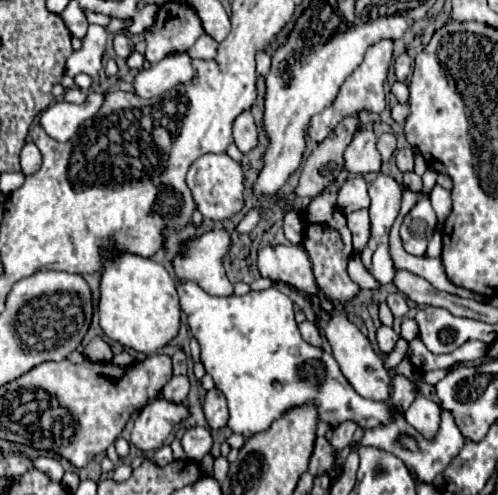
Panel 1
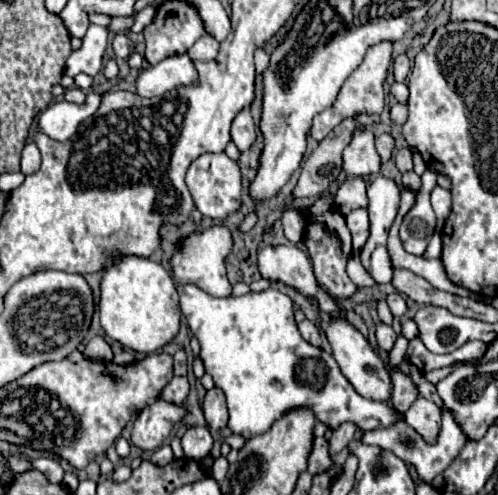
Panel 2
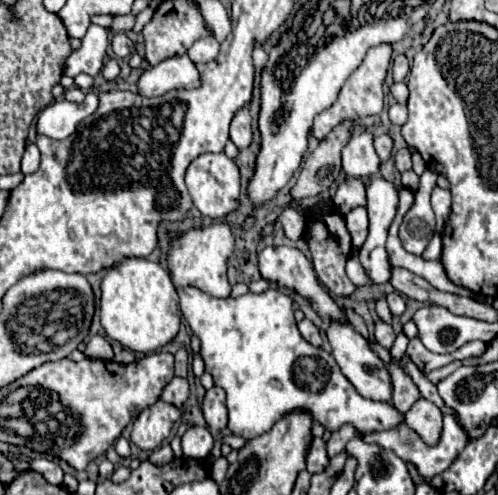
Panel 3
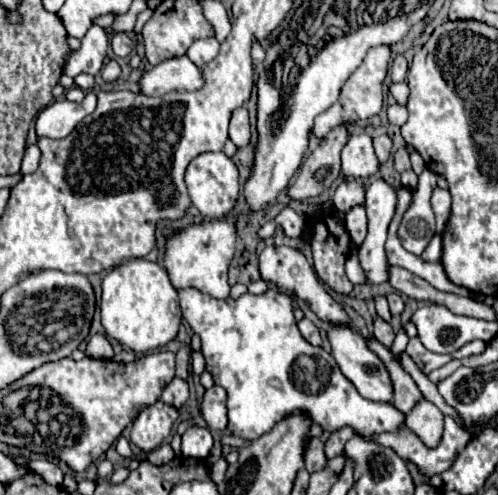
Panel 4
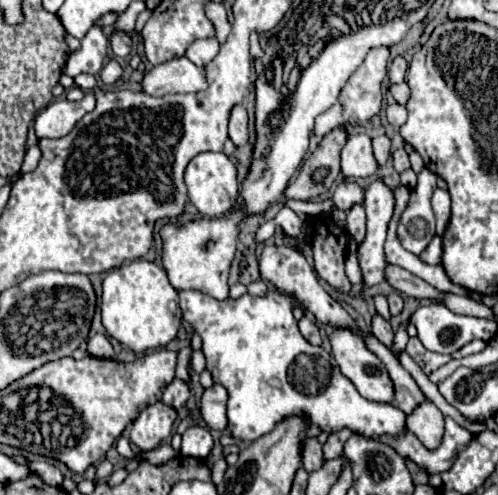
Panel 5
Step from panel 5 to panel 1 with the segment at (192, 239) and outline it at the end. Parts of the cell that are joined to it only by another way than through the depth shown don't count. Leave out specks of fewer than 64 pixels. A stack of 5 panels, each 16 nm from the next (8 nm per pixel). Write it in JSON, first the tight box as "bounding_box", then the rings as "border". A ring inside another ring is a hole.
{"bounding_box":[174,230,234,296],"border":[[[212,230],[192,240],[184,258],[174,260],[180,282],[192,280],[212,296],[230,296],[234,286],[222,268],[222,256],[228,252],[228,246],[230,236],[226,230]]]}

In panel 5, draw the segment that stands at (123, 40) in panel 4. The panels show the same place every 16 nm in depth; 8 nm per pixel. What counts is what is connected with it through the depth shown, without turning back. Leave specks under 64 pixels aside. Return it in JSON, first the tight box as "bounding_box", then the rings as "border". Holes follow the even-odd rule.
{"bounding_box":[110,32,134,56],"border":[[[112,32],[112,36],[110,36],[110,46],[112,46],[112,52],[116,54],[116,56],[128,56],[128,54],[132,54],[132,50],[134,50],[134,42],[132,42],[132,38],[130,36],[126,36],[124,32]]]}

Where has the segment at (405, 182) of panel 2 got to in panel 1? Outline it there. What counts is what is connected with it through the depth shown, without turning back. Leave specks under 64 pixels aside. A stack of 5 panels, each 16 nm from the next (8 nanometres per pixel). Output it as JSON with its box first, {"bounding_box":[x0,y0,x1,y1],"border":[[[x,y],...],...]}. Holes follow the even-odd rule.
{"bounding_box":[402,171,422,193],"border":[[[414,171],[404,174],[402,185],[405,189],[418,193],[420,192],[420,184],[422,184],[422,178]]]}

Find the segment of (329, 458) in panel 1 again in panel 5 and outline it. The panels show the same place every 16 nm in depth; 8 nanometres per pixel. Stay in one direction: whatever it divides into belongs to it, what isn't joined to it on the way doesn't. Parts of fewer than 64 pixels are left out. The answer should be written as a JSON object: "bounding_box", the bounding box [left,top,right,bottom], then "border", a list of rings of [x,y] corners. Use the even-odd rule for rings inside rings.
{"bounding_box":[302,438,326,472],"border":[[[304,438],[302,462],[308,472],[316,472],[326,464],[324,454],[322,454],[322,442],[318,438]]]}

